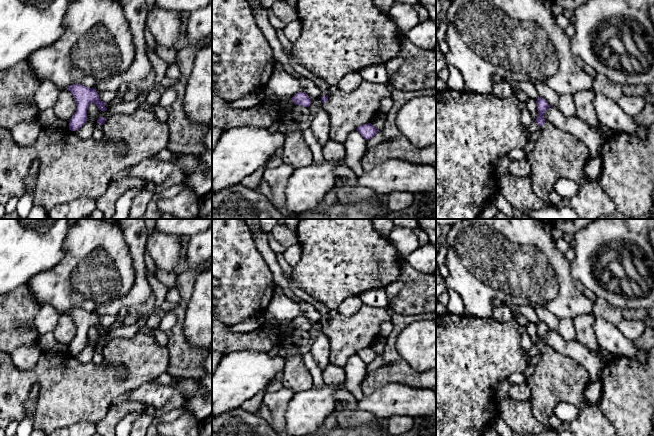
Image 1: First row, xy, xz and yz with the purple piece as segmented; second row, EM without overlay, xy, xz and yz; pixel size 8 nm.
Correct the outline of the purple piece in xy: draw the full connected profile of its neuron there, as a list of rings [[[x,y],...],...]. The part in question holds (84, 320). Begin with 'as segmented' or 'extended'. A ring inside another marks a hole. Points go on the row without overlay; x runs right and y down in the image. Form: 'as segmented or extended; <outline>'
as segmented; [[[73,308],[67,313],[72,317],[77,327],[77,334],[69,344],[69,354],[76,355],[86,347],[88,343],[87,333],[91,327],[94,327],[101,335],[107,334],[105,331],[107,327],[100,324],[98,317],[94,312],[88,312],[81,308]]]

